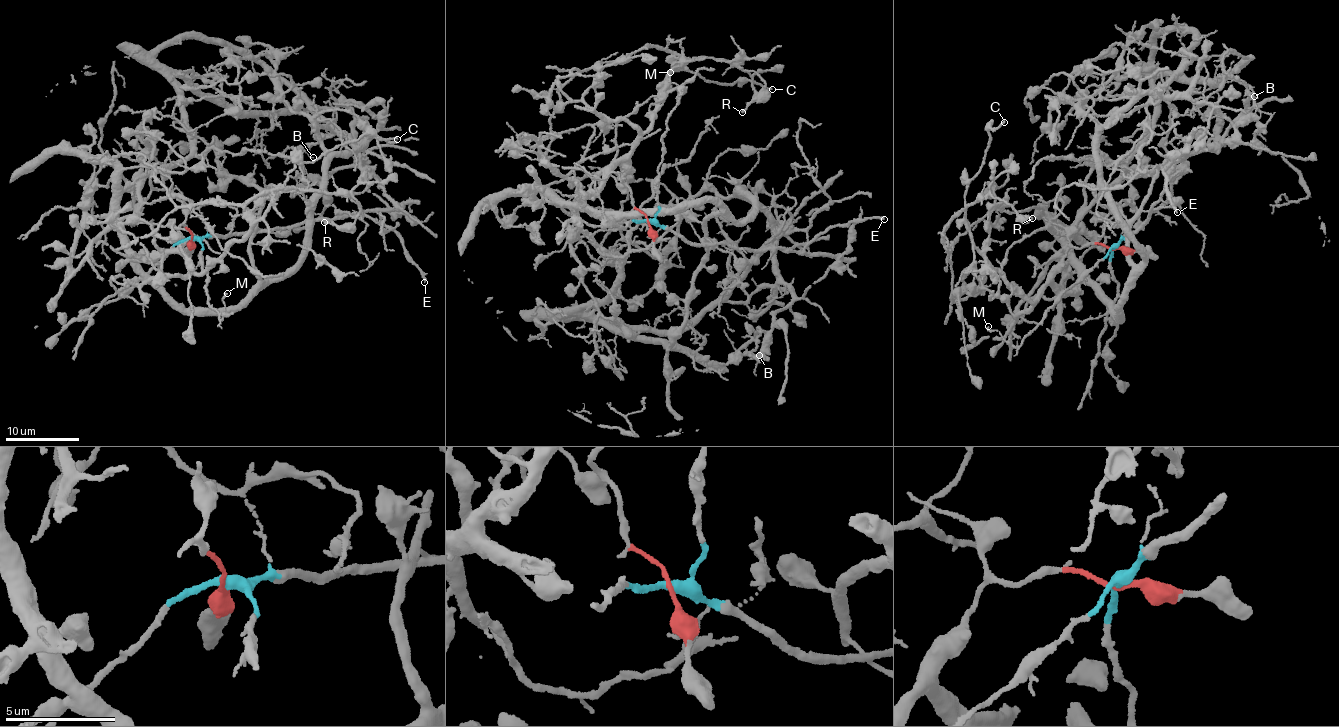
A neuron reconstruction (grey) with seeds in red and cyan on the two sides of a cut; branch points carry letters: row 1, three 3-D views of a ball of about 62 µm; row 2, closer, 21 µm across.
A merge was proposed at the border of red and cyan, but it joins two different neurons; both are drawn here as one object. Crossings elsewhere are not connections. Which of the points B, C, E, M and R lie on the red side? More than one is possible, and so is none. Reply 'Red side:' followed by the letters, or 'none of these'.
Red side: B, C, R

